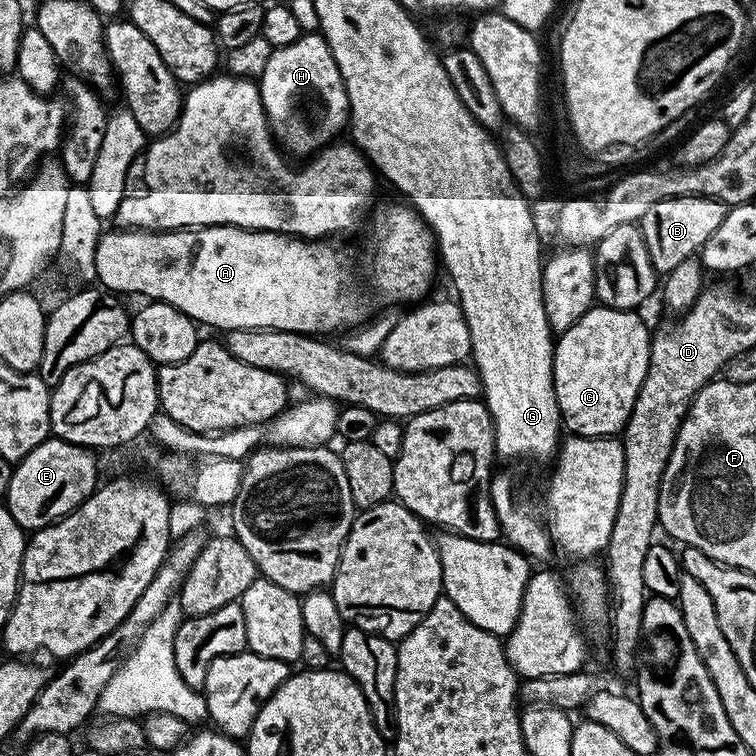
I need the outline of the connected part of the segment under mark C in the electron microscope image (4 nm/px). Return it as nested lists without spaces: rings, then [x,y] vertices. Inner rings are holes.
[[[593,306],[568,330],[559,333],[552,350],[552,377],[563,427],[569,433],[593,438],[612,438],[623,433],[632,413],[638,390],[646,378],[652,338],[641,313]]]

